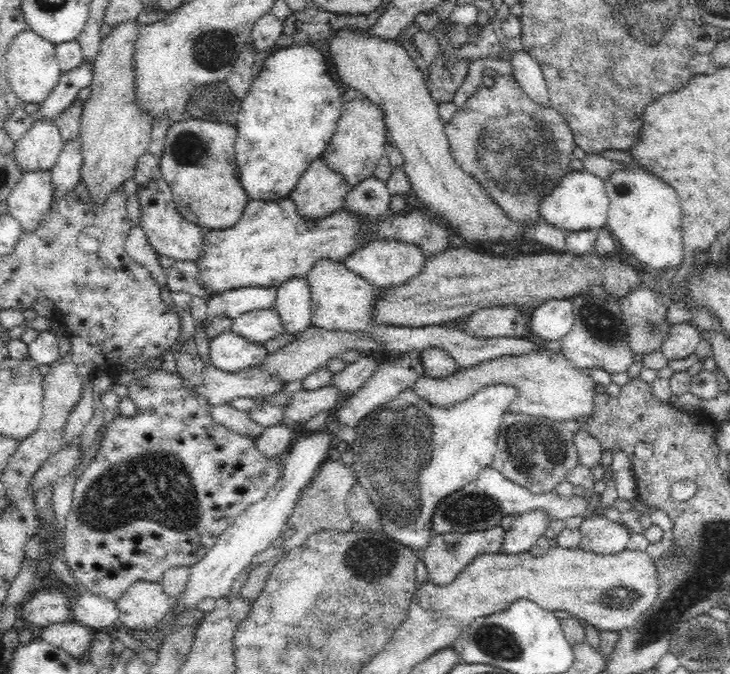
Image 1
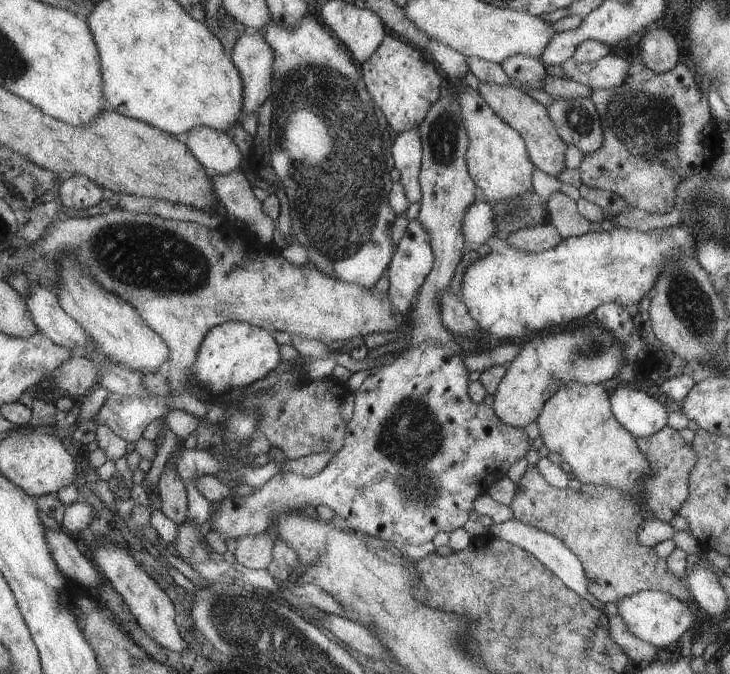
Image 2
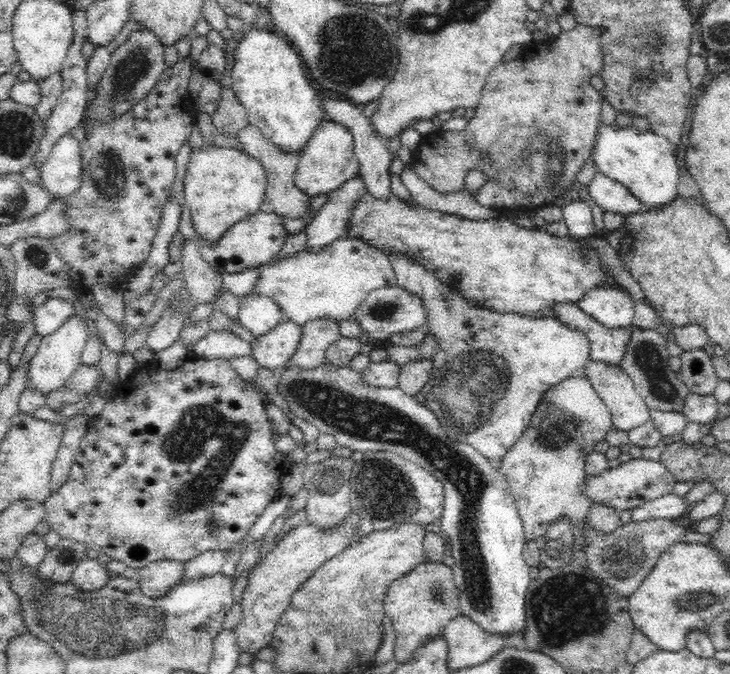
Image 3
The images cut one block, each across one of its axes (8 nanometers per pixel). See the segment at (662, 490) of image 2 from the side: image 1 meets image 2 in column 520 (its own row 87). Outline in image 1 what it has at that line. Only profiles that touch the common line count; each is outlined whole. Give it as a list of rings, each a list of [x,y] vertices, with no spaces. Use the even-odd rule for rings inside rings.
[[[497,72],[491,80],[481,84],[444,124],[444,132],[451,155],[460,168],[482,185],[488,197],[500,206],[508,219],[524,226],[541,219],[539,202],[565,174],[573,170],[570,161],[573,159],[573,150],[578,146],[566,119],[551,105],[536,104],[524,92],[515,75],[509,72]]]

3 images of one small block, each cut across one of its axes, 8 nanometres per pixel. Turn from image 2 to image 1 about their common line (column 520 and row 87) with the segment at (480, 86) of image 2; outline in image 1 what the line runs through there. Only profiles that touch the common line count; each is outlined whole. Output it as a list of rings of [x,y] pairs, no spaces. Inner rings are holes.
[[[136,18],[116,24],[101,40],[100,52],[93,60],[92,94],[83,104],[79,141],[83,154],[81,181],[97,204],[135,175],[138,158],[151,141],[153,118],[141,111],[135,93],[133,54],[142,26]]]

